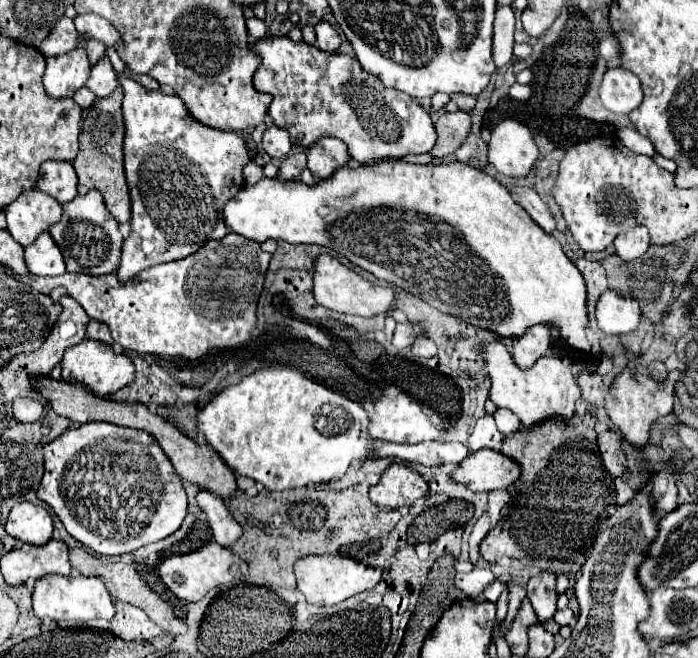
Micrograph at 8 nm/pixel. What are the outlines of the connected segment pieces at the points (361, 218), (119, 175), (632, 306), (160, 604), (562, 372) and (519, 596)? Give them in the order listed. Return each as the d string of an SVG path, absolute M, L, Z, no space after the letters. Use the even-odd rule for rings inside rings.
M383 160L371 166L341 166L337 168L329 178L319 180L313 186L307 186L303 182L285 182L279 178L267 178L263 176L257 184L245 186L237 198L231 198L225 204L225 220L227 220L227 228L231 232L237 232L245 238L257 240L257 242L265 242L267 238L275 238L275 240L285 240L289 244L319 244L319 246L327 246L331 250L335 250L339 256L345 256L349 262L353 262L355 266L371 272L375 278L379 280L387 280L389 284L395 284L407 292L411 292L413 296L425 300L427 304L431 304L433 308L453 314L453 316L461 316L465 322L485 328L485 330L493 330L503 338L519 338L523 332L527 332L531 326L535 324L549 324L553 328L559 330L561 340L565 340L569 346L589 352L591 344L585 336L585 328L587 328L587 310L585 310L585 280L581 276L581 272L573 266L573 262L563 254L561 244L553 238L547 236L533 220L531 216L527 216L527 212L523 212L523 208L519 204L515 204L515 200L511 198L509 190L499 184L493 176L489 176L487 172L473 168L469 164L461 164L461 162L451 162L451 164L411 164L405 160Z
M117 86L107 98L97 98L91 108L83 110L83 126L79 134L79 154L73 160L75 172L79 176L79 194L89 190L99 190L103 194L105 206L115 216L117 222L129 222L129 186L123 168L123 138L125 122L121 112L123 88Z
M609 288L599 296L595 318L597 318L597 326L605 334L625 334L637 328L641 310L637 300L633 300L631 296L619 290Z
M71 548L71 550L69 550L69 558L71 558L71 564L73 564L79 572L83 572L85 576L97 576L97 578L101 578L103 584L107 586L107 590L111 592L111 596L115 596L117 600L129 602L129 604L139 606L141 610L145 610L147 616L149 616L157 626L161 626L165 632L169 632L169 634L173 634L173 636L179 636L179 634L185 634L185 632L187 632L187 624L185 624L183 620L179 620L179 618L173 614L173 608L171 608L167 602L163 602L163 600L141 580L141 576L137 574L137 570L135 570L133 564L101 562L99 558L91 556L89 552L85 554L83 548ZM87 572L91 572L91 574L87 574Z
M501 342L485 344L477 350L477 354L485 362L491 378L489 398L493 400L493 404L505 406L515 412L525 426L537 424L539 420L545 420L549 416L561 416L567 420L575 414L575 402L581 398L581 390L577 388L577 382L571 374L569 360L559 356L543 356L531 368L523 370L515 364L513 354Z
M517 585L509 586L508 590L509 590L508 594L509 604L507 616L505 622L503 623L503 630L501 631L503 632L503 635L505 635L508 629L510 628L513 620L515 619L515 616L518 613L521 601L523 598L526 597L527 594L525 588Z

